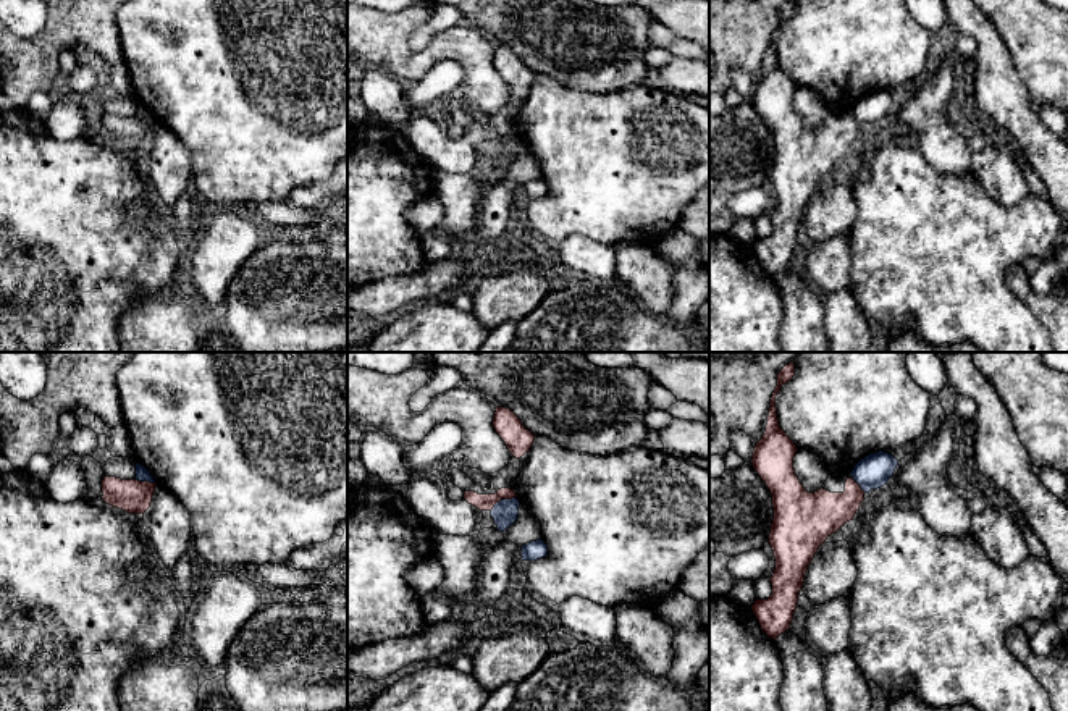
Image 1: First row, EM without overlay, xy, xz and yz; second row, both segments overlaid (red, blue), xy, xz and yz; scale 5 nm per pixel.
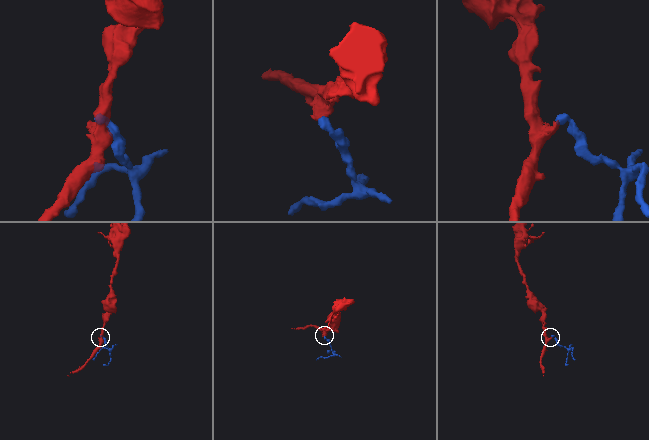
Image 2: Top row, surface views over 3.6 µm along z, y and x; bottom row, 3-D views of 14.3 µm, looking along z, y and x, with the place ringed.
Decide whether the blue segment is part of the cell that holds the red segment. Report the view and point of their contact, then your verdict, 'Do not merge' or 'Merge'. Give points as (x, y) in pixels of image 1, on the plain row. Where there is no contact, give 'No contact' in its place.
Touches red at xz (503, 136). Do not merge

